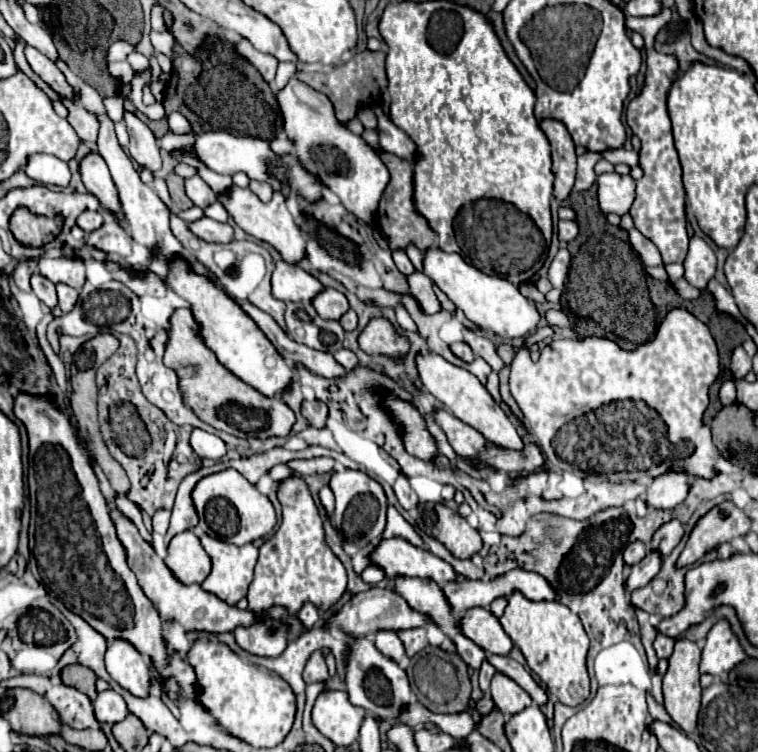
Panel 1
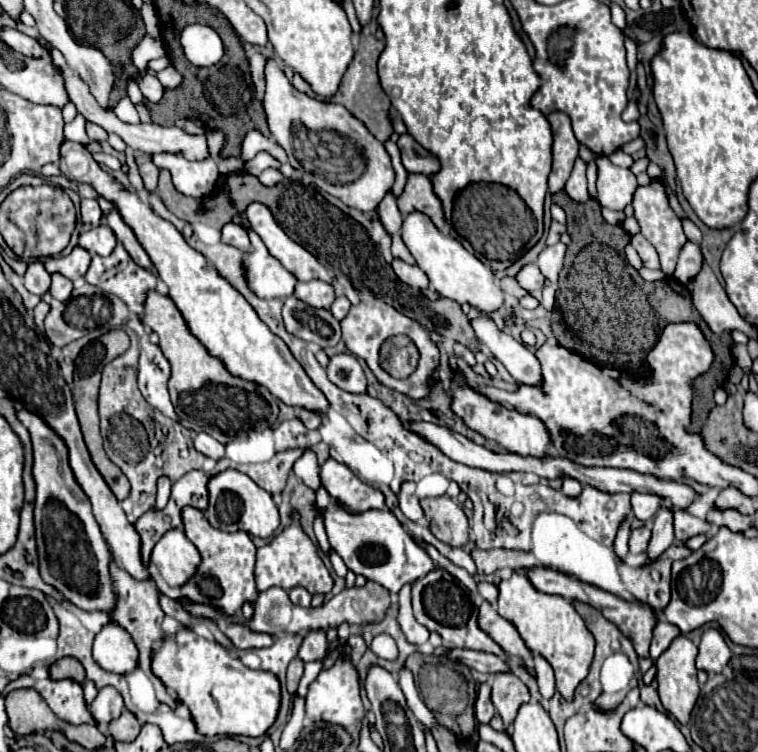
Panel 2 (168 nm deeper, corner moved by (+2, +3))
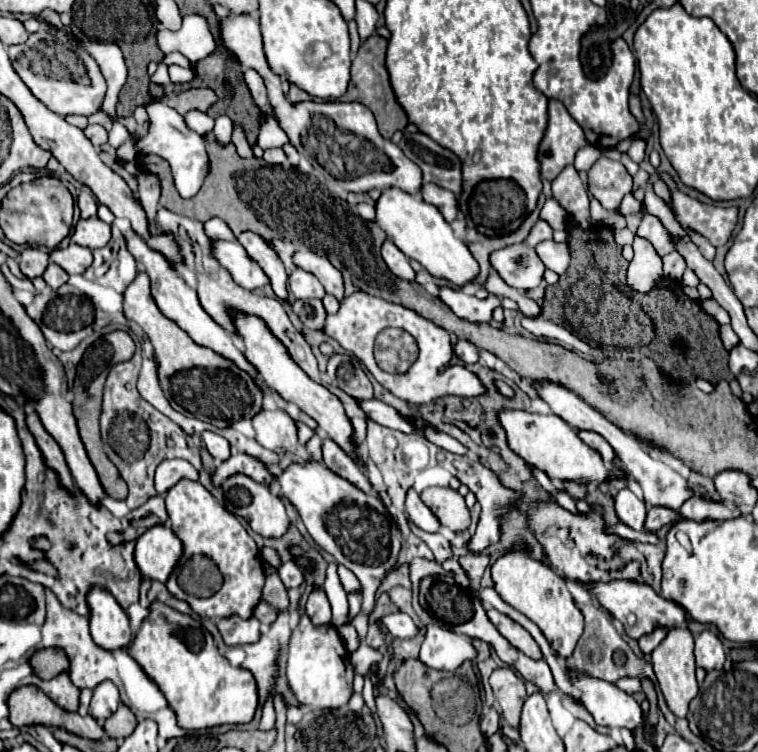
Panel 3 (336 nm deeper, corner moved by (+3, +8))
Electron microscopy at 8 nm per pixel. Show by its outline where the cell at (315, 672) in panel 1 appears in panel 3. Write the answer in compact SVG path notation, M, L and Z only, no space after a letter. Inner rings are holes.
M313 591L307 601L307 615L315 627L331 625L331 607L327 601L325 591Z

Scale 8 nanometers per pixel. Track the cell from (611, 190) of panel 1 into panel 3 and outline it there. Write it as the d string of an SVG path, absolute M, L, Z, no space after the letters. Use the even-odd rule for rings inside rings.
M599 157L589 169L587 187L607 211L613 211L619 207L621 199L631 193L633 177L627 173L623 163Z

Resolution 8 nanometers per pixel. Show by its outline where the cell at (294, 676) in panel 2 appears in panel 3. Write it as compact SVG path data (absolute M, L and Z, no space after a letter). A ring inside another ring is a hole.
M307 615L301 617L289 641L287 681L301 705L317 709L337 709L349 703L353 695L353 665L349 659L349 651L345 649L333 625L323 625L315 629Z

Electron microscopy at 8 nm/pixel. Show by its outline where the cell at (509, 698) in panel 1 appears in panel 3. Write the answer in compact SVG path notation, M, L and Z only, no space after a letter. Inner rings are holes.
M511 667L495 669L495 699L503 711L505 721L511 727L519 725L519 715L525 697L525 681Z

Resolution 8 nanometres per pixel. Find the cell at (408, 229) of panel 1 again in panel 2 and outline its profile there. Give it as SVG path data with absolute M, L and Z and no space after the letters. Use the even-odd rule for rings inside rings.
M408 174L406 188L404 188L402 196L398 198L398 208L402 214L420 210L420 212L428 214L442 232L448 232L448 226L444 222L444 210L440 206L440 198L436 198L436 194L432 190L432 182L424 174Z

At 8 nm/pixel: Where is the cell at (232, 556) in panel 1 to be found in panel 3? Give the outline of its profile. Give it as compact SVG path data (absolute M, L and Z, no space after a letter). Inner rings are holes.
M189 479L179 481L173 489L165 493L165 503L167 503L167 513L169 519L173 521L173 531L177 537L183 541L183 555L193 557L193 555L205 555L213 559L225 579L223 587L209 599L199 599L195 597L195 611L199 615L205 615L209 619L223 619L231 615L239 615L243 619L251 617L253 607L261 599L261 589L265 583L265 573L263 573L263 559L261 553L247 533L247 529L239 523L239 519L231 513L227 513L219 501L211 497L211 493Z

